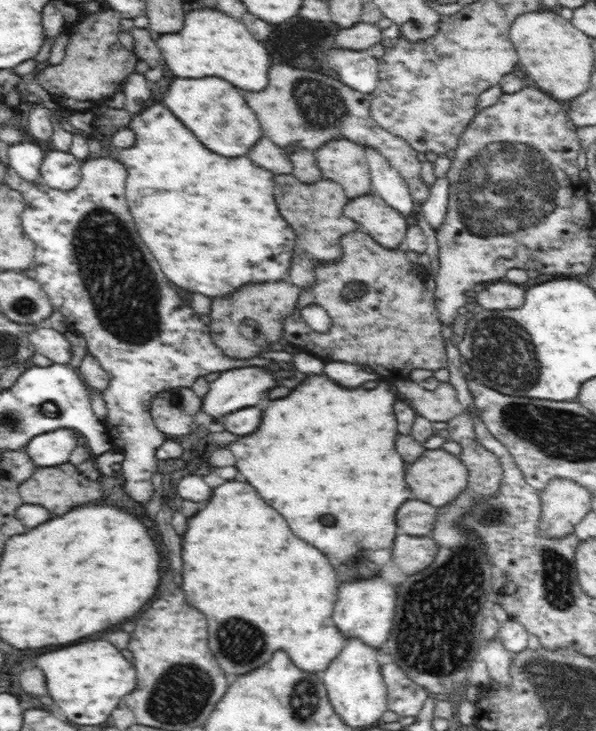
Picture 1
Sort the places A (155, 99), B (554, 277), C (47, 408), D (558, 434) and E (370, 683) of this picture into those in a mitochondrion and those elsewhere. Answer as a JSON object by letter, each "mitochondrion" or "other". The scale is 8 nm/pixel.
{"A":"other","B":"other","C":"mitochondrion","D":"mitochondrion","E":"other"}

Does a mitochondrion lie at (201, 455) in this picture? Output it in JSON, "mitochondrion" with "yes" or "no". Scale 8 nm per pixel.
{"mitochondrion":"no"}

